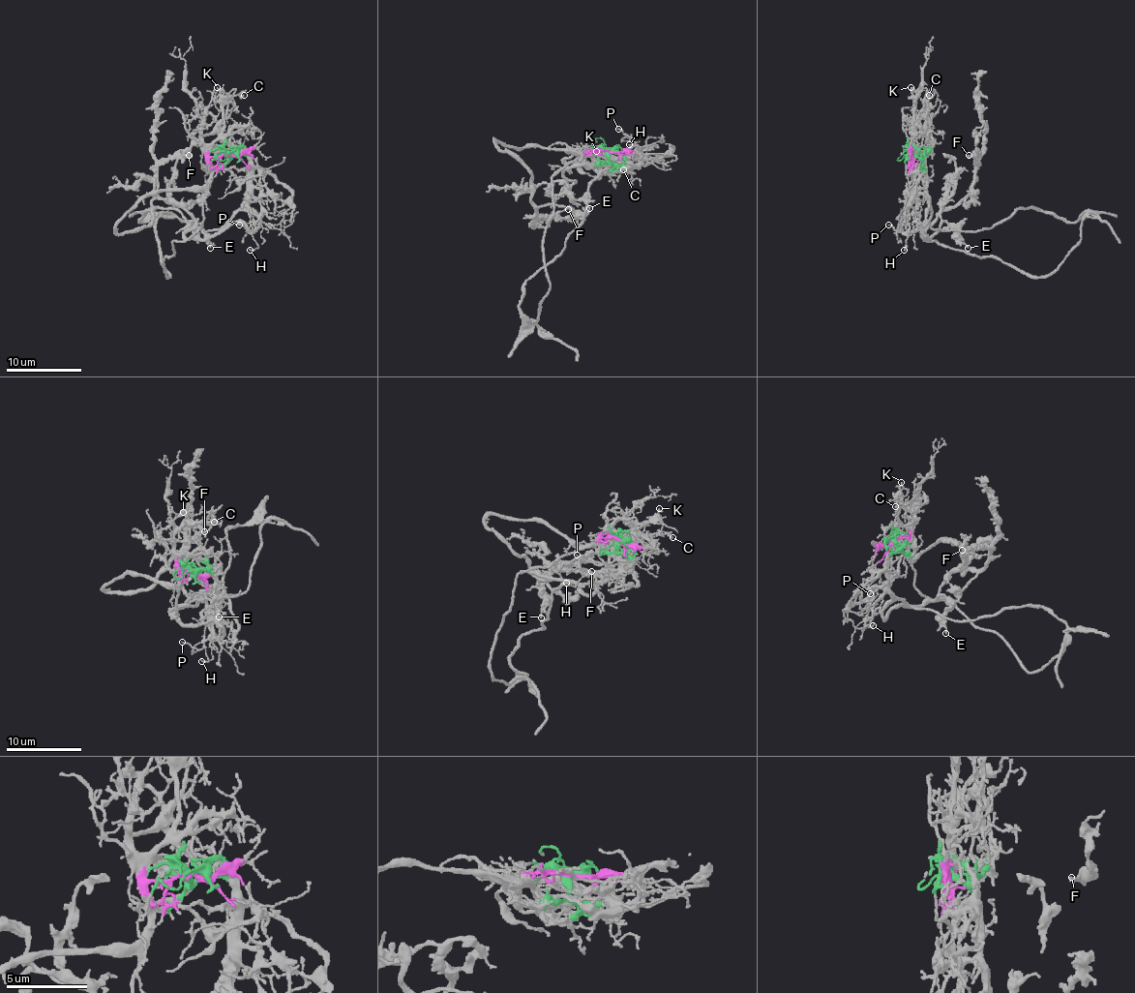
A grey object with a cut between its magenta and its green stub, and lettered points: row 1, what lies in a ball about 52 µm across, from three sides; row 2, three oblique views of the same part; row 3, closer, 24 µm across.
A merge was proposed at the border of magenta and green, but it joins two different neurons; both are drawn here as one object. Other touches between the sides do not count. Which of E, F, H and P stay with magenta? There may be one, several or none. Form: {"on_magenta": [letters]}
{"on_magenta": ["F"]}

